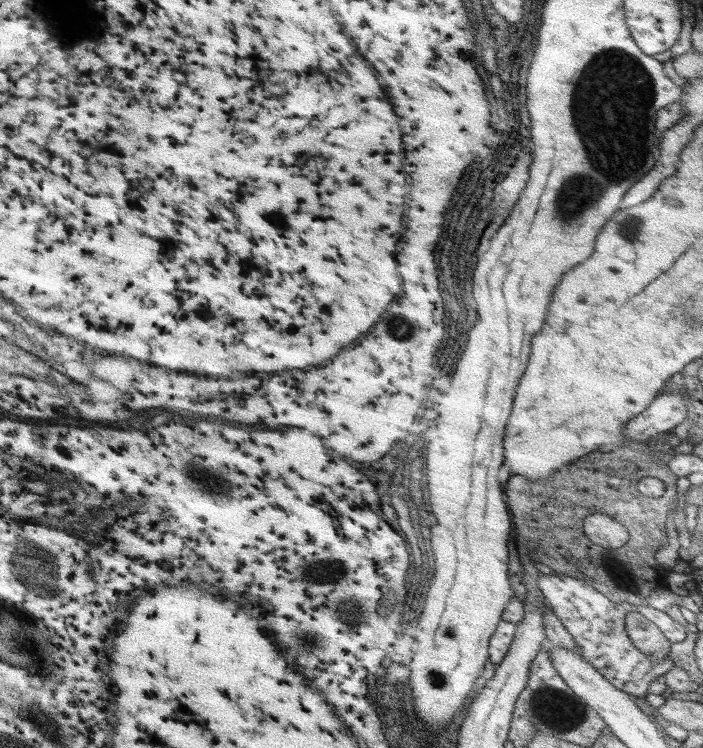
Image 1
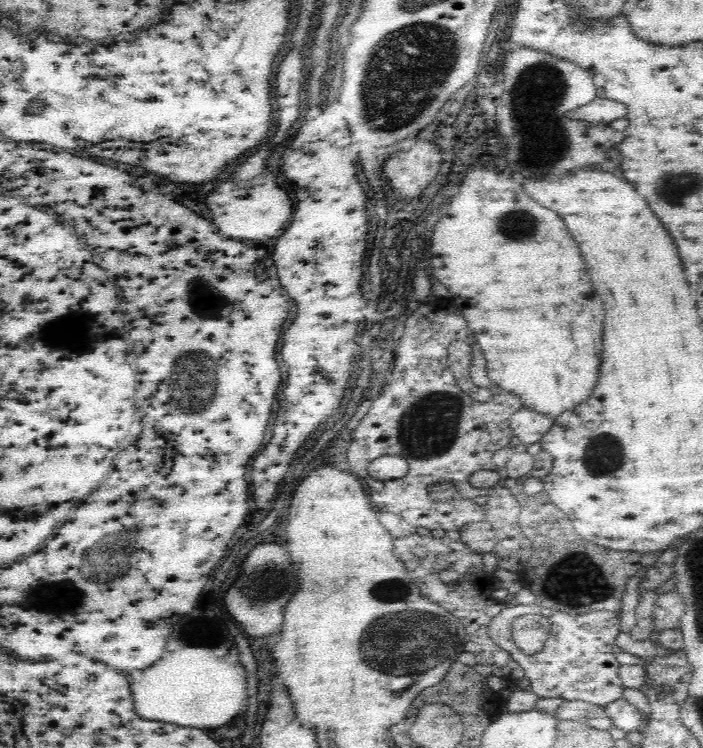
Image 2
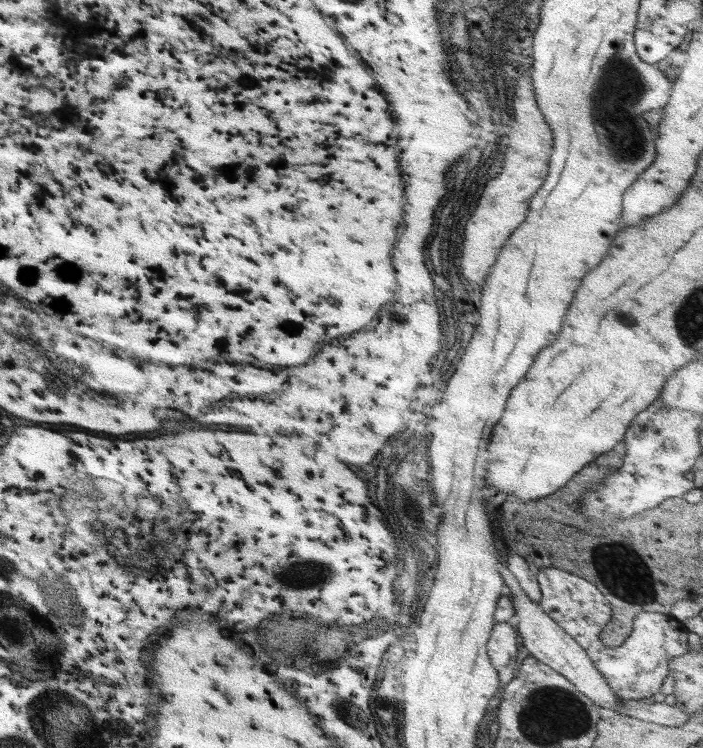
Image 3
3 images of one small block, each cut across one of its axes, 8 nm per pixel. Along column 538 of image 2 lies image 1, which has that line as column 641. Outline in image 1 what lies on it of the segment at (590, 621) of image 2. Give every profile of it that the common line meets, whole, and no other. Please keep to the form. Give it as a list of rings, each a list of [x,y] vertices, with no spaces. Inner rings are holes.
[[[541,573],[537,578],[537,589],[548,609],[559,619],[573,639],[576,652],[581,659],[621,692],[633,698],[645,697],[647,686],[672,668],[669,660],[663,663],[651,663],[649,658],[629,640],[624,627],[625,615],[635,611],[652,622],[670,643],[681,642],[687,633],[686,628],[673,621],[664,611],[653,609],[649,605],[614,604],[585,582],[560,574]]]

